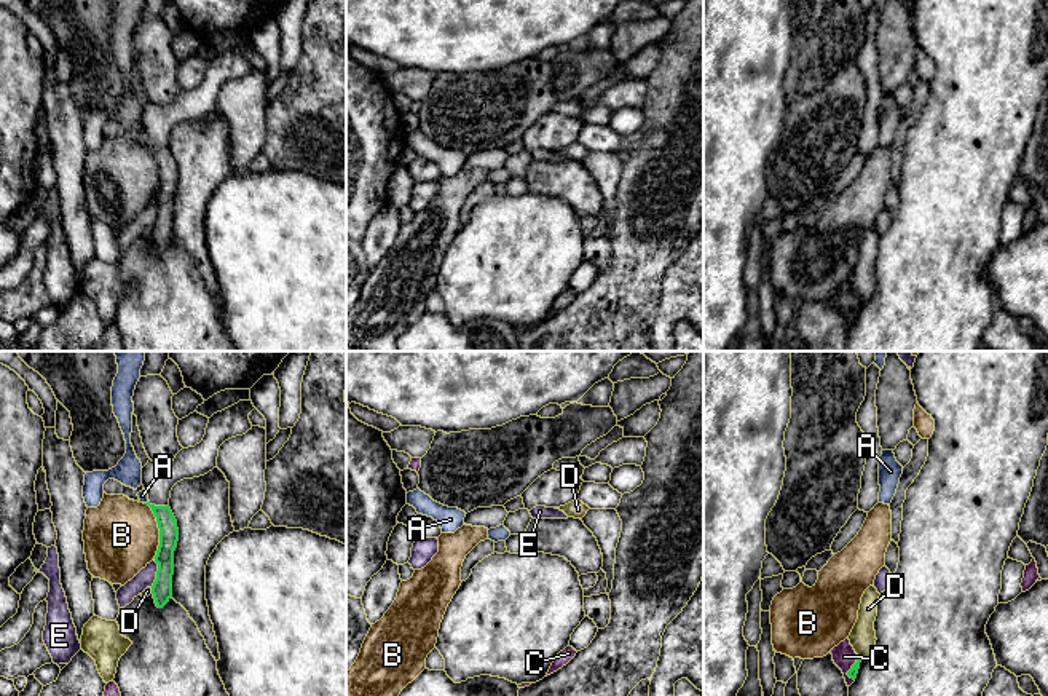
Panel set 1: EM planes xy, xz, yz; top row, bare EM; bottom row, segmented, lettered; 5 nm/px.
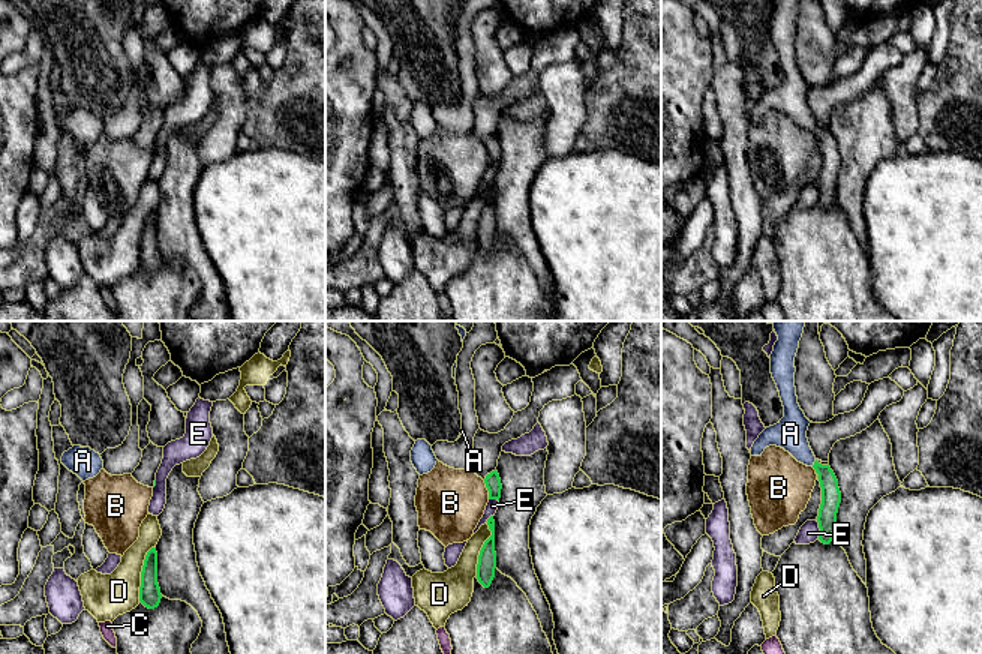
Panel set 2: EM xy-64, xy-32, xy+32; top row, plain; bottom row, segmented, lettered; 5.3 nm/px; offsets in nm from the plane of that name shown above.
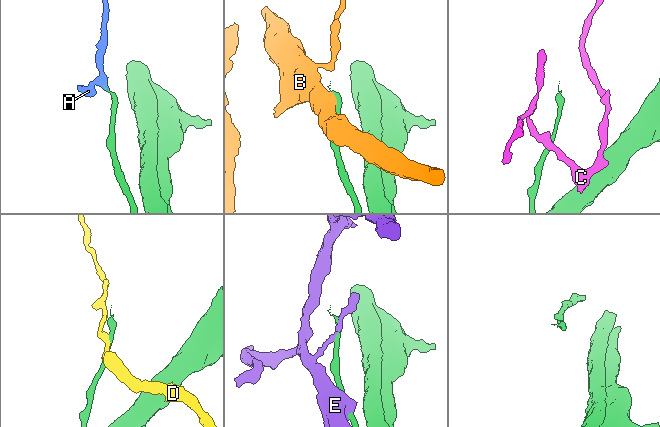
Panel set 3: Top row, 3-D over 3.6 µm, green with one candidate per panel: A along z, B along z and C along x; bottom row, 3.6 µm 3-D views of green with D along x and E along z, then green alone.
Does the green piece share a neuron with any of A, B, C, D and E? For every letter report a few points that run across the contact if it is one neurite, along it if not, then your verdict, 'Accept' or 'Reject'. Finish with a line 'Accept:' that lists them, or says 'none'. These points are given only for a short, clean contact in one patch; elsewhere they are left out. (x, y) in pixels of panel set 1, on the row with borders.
A: Line: xy (166, 522), (145, 503), (142, 495). Accept
B: Line: xy (142, 503), (150, 508), (158, 529), (155, 559). Reject
C: Line: yz (857, 655), (847, 672), (854, 680). Reject
D: Reject
E: Reject
Accept: A

